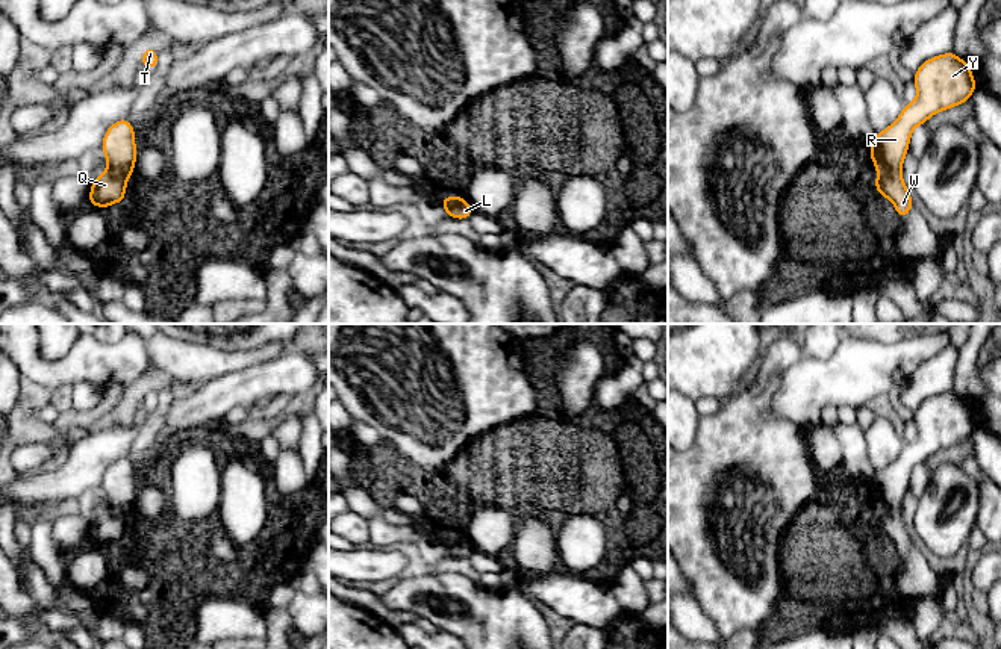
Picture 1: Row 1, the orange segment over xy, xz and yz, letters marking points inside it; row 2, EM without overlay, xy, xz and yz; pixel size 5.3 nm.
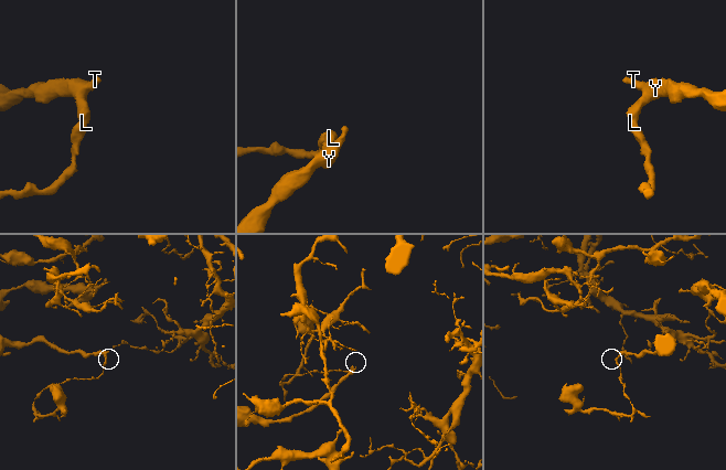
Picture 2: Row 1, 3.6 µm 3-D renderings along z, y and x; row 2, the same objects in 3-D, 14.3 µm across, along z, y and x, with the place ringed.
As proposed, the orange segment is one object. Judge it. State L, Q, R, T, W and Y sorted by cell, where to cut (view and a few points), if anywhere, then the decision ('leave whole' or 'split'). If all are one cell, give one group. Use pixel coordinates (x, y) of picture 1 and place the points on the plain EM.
L R T Y / Q W; cut in yz along (879, 509), (900, 510); split

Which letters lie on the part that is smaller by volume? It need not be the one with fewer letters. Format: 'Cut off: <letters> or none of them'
Cut off: Q, W

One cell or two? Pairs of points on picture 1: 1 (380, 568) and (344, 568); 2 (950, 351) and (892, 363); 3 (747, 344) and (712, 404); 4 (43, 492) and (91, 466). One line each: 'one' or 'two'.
1: one
2: two
3: two
4: one

